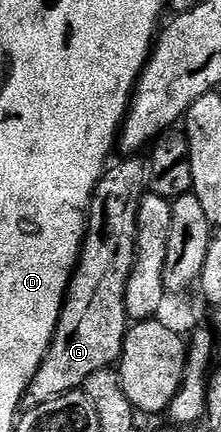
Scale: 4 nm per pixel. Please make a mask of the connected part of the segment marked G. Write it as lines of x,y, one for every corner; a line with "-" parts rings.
125,156
120,159
122,162
114,161
95,188
85,224
85,243
81,245
77,268
73,271
73,279
69,281
65,308
61,312
61,322
57,325
57,335
53,337
53,343
45,353
41,367
35,372
33,383
23,396
21,404
25,410
39,408
39,404
47,404
47,400
55,400
64,394
80,391
87,376
110,369
120,359
125,343
125,331
131,322
129,314
125,311
125,293
127,280
137,259
139,204
147,193
147,166
139,159
137,156

